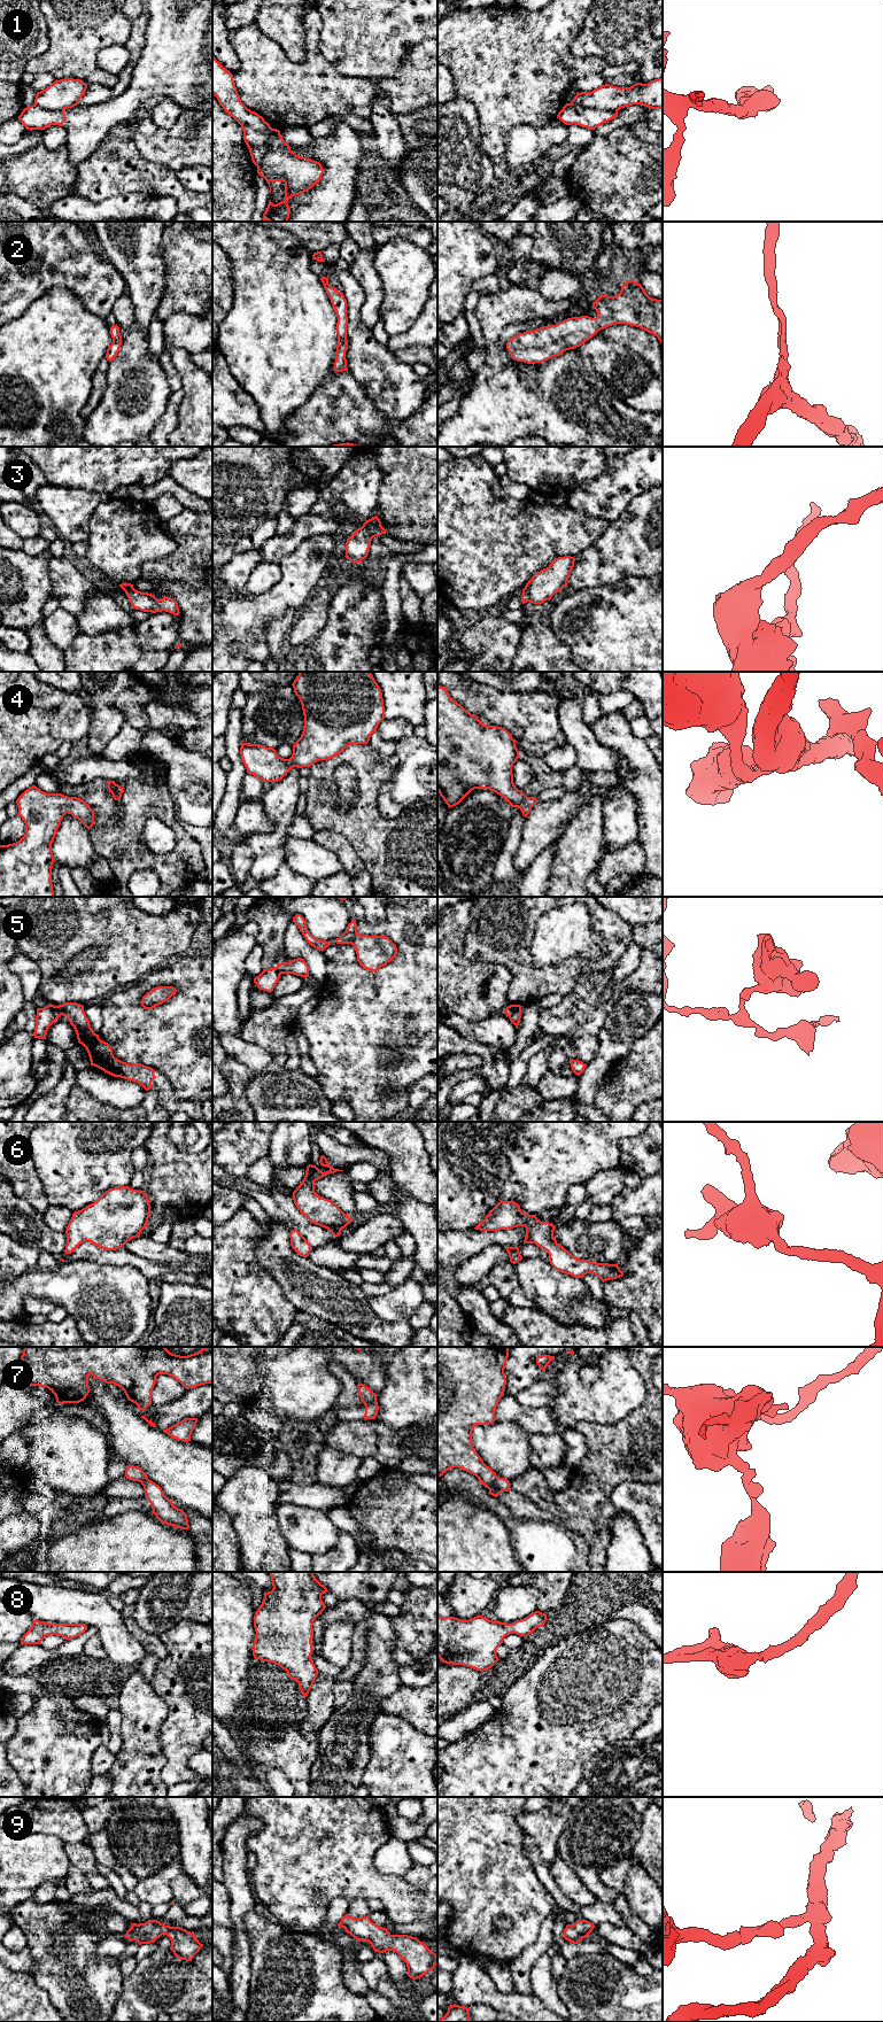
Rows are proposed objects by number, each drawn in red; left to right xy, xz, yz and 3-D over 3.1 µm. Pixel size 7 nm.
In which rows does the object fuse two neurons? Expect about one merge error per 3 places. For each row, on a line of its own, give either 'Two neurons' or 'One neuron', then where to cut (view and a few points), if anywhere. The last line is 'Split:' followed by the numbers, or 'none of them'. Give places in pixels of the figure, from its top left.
1: Two neurons. Split along yz (571, 102), (578, 107), (594, 107), (617, 111)
2: One neuron. No split
3: One neuron. No split
4: One neuron. No split
5: Two neurons. Split along xy (54, 1006), (54, 1013), (57, 1017)
6: One neuron. No split
7: Two neurons. Split along yz (497, 1477), (487, 1487)
8: One neuron. No split
9: One neuron. No split
Split: 1, 5, 7

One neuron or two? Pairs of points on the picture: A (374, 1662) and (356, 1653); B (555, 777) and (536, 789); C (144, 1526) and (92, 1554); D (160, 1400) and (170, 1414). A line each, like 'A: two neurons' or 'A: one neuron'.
A: two neurons
B: one neuron
C: one neuron
D: two neurons

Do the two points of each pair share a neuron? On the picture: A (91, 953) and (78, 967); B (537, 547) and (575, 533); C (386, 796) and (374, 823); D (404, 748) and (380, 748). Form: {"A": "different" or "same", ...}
{"A": "same", "B": "same", "C": "different", "D": "different"}

